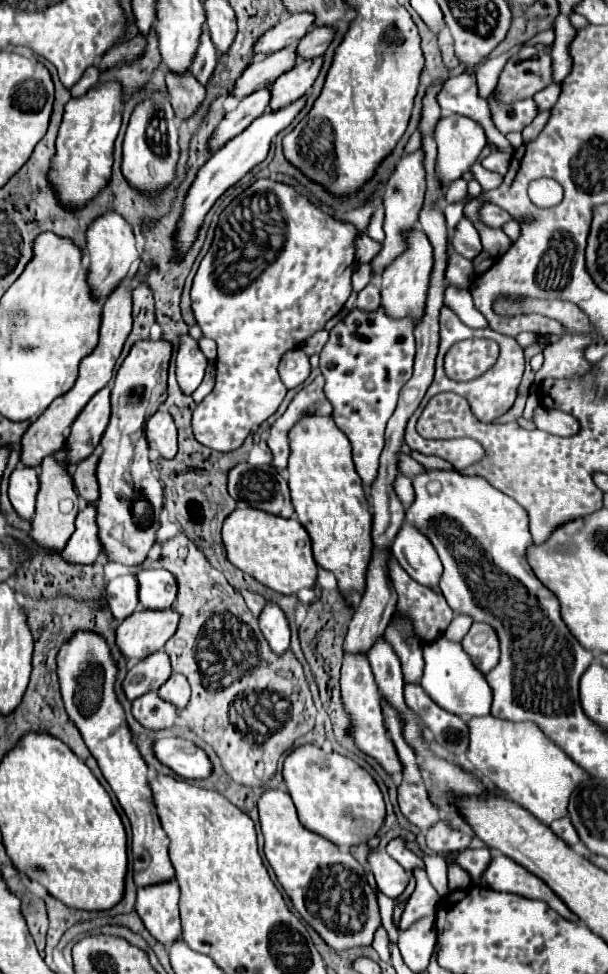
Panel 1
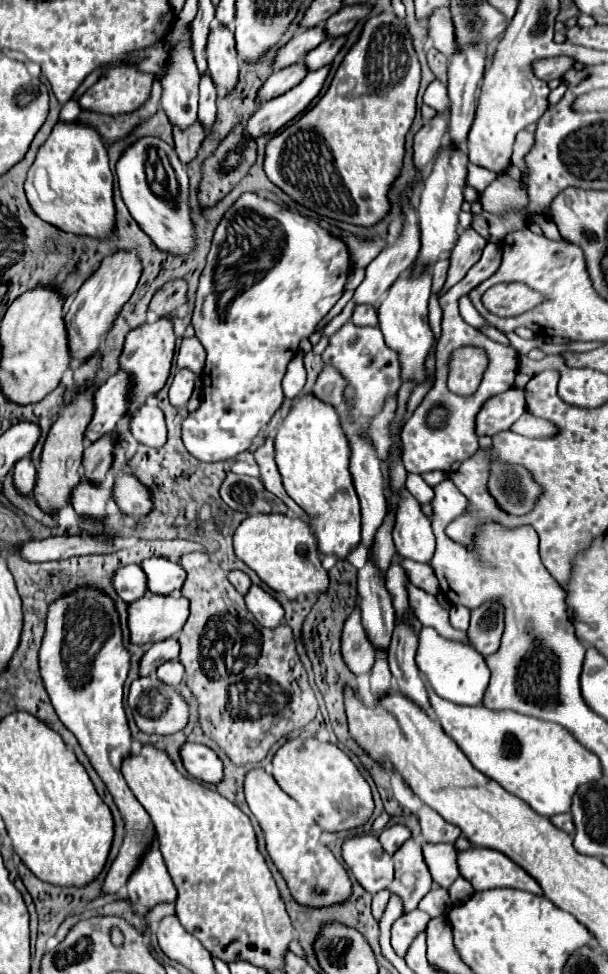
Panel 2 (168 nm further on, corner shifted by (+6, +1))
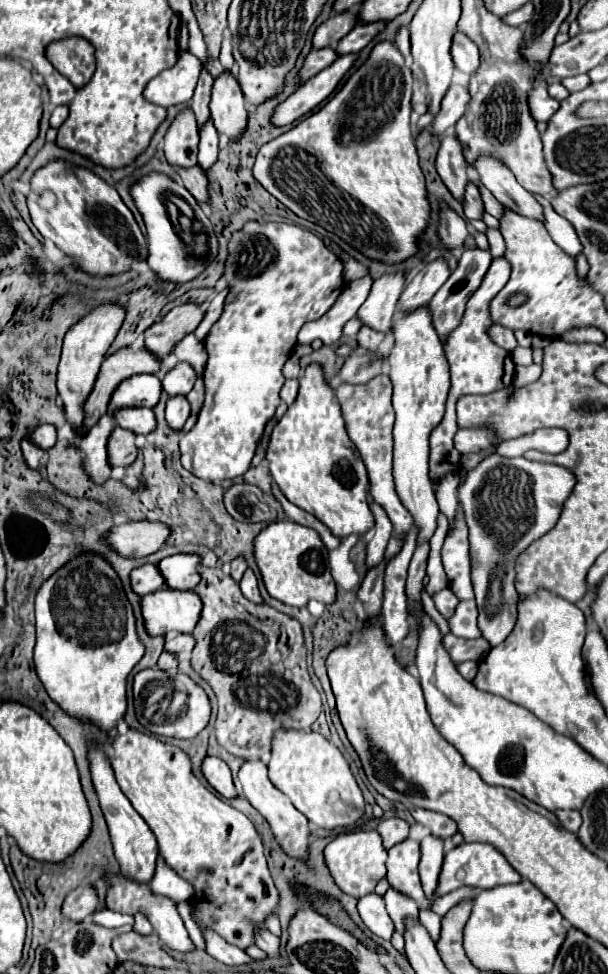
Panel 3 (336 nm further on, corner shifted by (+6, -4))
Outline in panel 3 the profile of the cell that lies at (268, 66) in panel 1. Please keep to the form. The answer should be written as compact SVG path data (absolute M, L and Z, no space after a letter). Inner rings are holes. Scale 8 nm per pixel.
M344 12L344 14L334 14L330 16L324 24L316 28L316 34L312 38L312 50L320 48L330 48L340 42L356 24L356 14L354 12Z

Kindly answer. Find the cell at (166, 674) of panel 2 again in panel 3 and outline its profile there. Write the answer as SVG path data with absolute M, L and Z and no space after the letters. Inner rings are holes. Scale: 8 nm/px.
M164 652L164 654L160 654L160 660L158 660L156 668L164 670L170 676L176 676L176 672L178 672L178 658L172 656L172 654L168 654L168 652Z

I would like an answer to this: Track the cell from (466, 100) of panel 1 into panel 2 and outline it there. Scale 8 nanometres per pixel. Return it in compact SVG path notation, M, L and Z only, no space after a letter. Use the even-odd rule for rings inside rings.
M438 79L428 85L424 93L424 103L436 109L437 112L444 112L444 109L448 109L448 91Z

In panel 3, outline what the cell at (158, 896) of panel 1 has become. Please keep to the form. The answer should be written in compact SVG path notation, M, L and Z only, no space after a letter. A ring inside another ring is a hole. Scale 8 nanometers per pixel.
M92 748L88 758L90 758L92 782L94 782L96 794L100 798L100 808L102 808L102 812L106 816L106 822L108 822L108 828L110 828L110 836L112 836L112 844L114 844L114 852L116 852L116 860L120 862L124 878L130 878L132 882L148 884L154 878L154 872L156 872L158 842L156 842L150 826L142 820L142 816L134 810L130 800L120 790L120 786L118 786L118 782L114 778L114 772L110 768L108 756L102 750Z

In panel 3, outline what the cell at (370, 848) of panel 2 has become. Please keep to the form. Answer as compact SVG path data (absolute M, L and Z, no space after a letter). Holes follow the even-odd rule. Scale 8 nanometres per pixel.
M356 830L336 836L324 850L326 864L336 884L350 896L362 898L374 892L376 884L386 876L386 850L382 846L382 838L376 830Z

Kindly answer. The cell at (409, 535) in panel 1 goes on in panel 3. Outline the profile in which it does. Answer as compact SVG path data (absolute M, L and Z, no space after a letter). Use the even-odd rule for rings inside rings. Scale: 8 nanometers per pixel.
M428 306L400 312L400 318L392 322L394 346L390 350L390 380L394 384L394 484L396 494L404 508L412 514L414 528L418 528L416 544L430 542L436 532L438 502L434 498L432 484L428 482L428 436L444 416L444 404L450 388L448 362L442 350L442 342L432 326L432 314Z

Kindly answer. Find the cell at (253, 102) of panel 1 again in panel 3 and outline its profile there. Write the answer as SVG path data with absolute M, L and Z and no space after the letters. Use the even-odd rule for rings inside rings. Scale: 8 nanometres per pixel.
M332 48L312 50L312 52L306 56L306 60L304 60L302 68L298 70L298 80L300 80L300 82L304 82L304 80L308 80L308 78L316 76L320 70L324 70L326 66L330 66L336 58L338 58L338 56L334 54L334 50L332 50Z

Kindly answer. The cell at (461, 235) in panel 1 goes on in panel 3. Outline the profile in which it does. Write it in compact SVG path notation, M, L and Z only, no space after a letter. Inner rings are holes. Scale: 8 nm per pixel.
M482 248L464 250L462 258L458 262L458 268L450 274L450 278L444 282L440 292L434 294L434 298L430 302L430 310L432 310L432 324L434 324L440 340L444 340L454 330L454 326L460 322L462 312L464 312L464 302L470 298L470 294L476 290L476 286L480 286L480 278L484 278L490 262L492 262L492 256L488 250L482 250Z

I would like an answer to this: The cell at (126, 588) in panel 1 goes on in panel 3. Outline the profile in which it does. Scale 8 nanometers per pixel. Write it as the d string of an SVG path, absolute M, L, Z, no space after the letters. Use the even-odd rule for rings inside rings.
M144 564L130 572L130 584L138 596L146 596L150 592L156 592L164 584L164 578L160 578L156 564Z

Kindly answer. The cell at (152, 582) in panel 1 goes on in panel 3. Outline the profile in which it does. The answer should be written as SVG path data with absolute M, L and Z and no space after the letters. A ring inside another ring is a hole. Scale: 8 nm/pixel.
M176 554L158 562L158 570L164 578L164 586L170 590L192 590L200 582L196 566L200 558L194 554Z

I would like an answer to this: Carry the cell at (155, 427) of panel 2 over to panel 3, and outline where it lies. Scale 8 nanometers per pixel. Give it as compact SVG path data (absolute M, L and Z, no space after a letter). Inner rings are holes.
M132 408L132 410L118 410L116 422L124 430L134 434L150 434L156 430L156 416L150 408Z

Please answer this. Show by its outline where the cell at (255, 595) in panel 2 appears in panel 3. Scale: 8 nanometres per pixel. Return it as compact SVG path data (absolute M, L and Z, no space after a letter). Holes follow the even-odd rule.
M250 568L244 572L244 578L240 582L240 588L242 588L244 598L248 598L250 602L264 602L264 598L260 596L258 584L256 584L256 576L254 576L254 572Z

